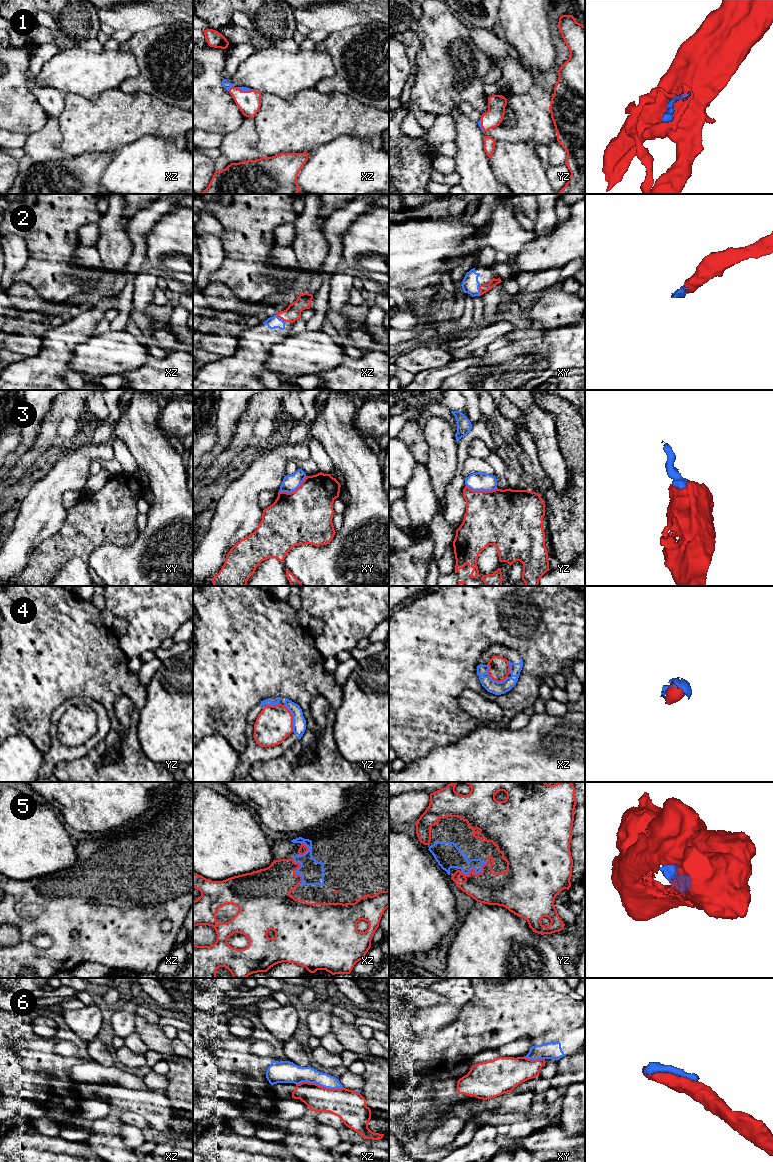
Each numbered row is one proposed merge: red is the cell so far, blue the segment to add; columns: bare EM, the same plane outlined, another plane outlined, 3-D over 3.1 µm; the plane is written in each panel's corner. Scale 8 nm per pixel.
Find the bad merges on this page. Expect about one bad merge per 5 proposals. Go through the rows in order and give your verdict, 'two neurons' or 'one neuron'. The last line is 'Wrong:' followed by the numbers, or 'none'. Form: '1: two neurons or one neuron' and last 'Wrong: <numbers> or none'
1: one neuron
2: one neuron
3: two neurons
4: two neurons
5: one neuron
6: two neurons
Wrong: 3, 4, 6

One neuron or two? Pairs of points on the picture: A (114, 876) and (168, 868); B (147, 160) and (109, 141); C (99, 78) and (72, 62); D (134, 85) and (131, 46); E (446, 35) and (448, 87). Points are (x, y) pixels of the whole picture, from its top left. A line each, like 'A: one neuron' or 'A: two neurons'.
A: one neuron
B: two neurons
C: one neuron
D: one neuron
E: one neuron

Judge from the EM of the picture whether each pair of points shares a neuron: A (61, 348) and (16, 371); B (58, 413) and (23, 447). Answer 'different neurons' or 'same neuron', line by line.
A: same neuron
B: different neurons

